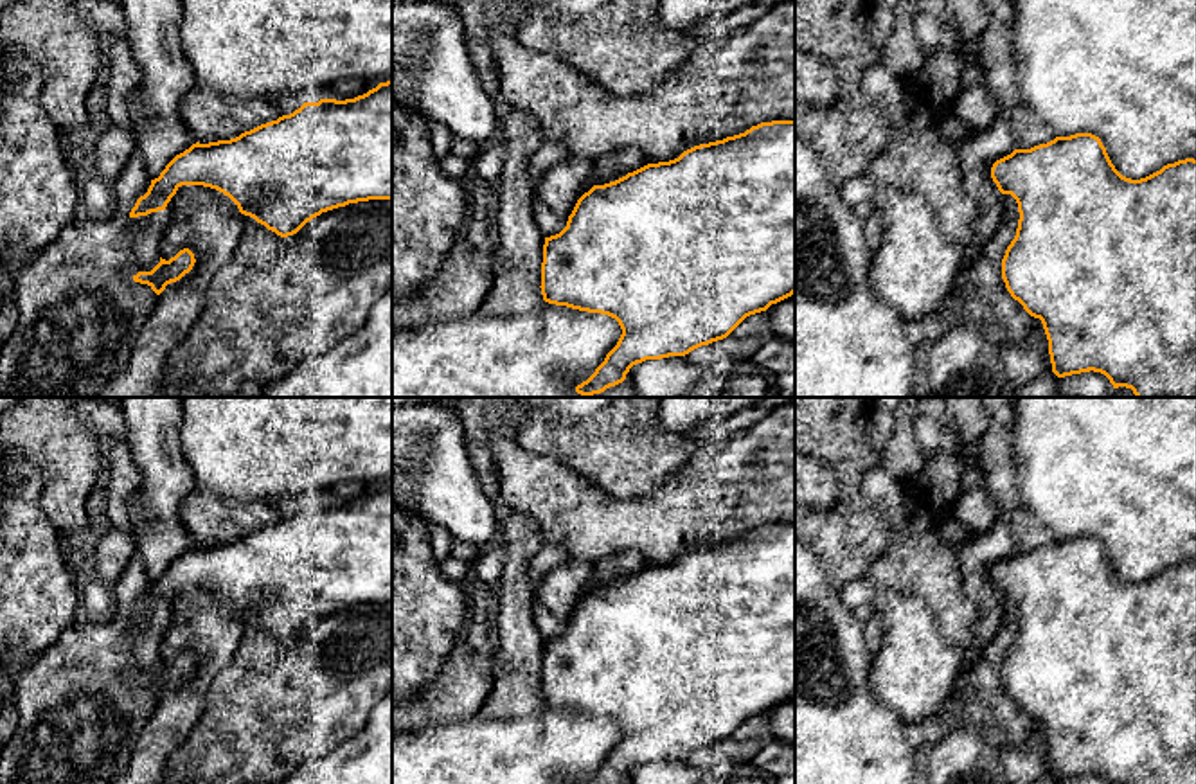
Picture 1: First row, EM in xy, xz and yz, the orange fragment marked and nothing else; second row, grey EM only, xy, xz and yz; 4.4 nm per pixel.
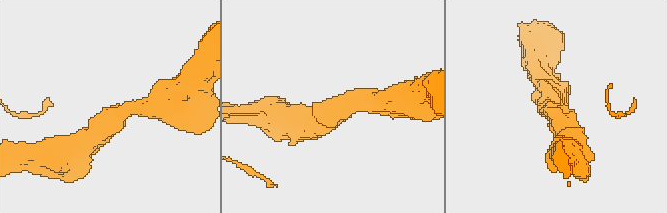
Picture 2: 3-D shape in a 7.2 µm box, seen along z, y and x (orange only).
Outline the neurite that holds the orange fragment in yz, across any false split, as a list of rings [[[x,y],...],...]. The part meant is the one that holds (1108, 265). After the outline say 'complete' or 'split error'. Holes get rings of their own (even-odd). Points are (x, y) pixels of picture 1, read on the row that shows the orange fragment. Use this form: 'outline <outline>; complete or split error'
outline [[[1076,133],[1056,137],[1031,149],[1014,149],[993,164],[991,178],[1002,194],[1011,194],[1016,200],[1020,212],[1016,236],[1002,259],[1002,279],[1011,297],[1031,316],[1041,320],[1052,372],[1058,378],[1090,370],[1101,372],[1113,388],[1131,388],[1137,397],[1196,397],[1196,160],[1178,160],[1146,178],[1131,180],[1115,169],[1099,137]]]; complete

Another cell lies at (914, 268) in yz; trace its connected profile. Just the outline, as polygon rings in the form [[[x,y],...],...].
[[[867,173],[840,185],[840,194],[852,207],[870,203],[883,218],[883,241],[869,272],[874,293],[905,322],[921,322],[928,315],[944,318],[955,291],[955,275],[960,270],[964,248],[942,232],[930,203],[917,192],[883,189]]]

